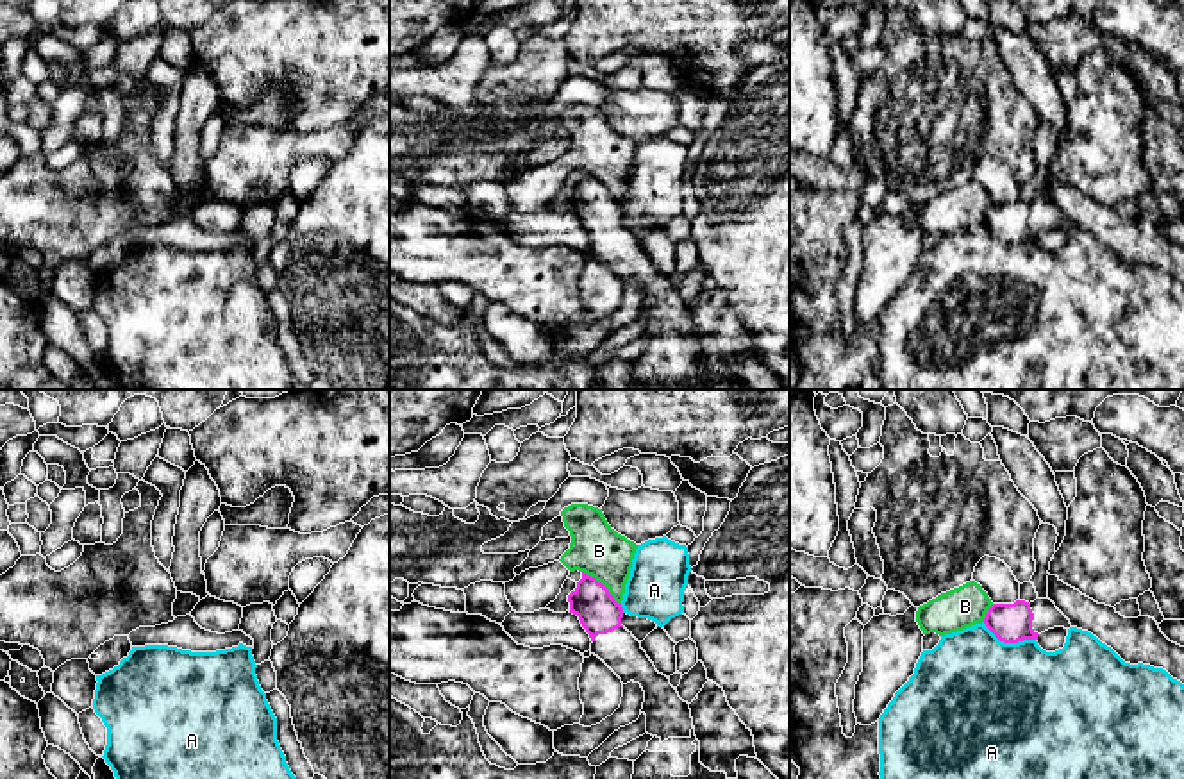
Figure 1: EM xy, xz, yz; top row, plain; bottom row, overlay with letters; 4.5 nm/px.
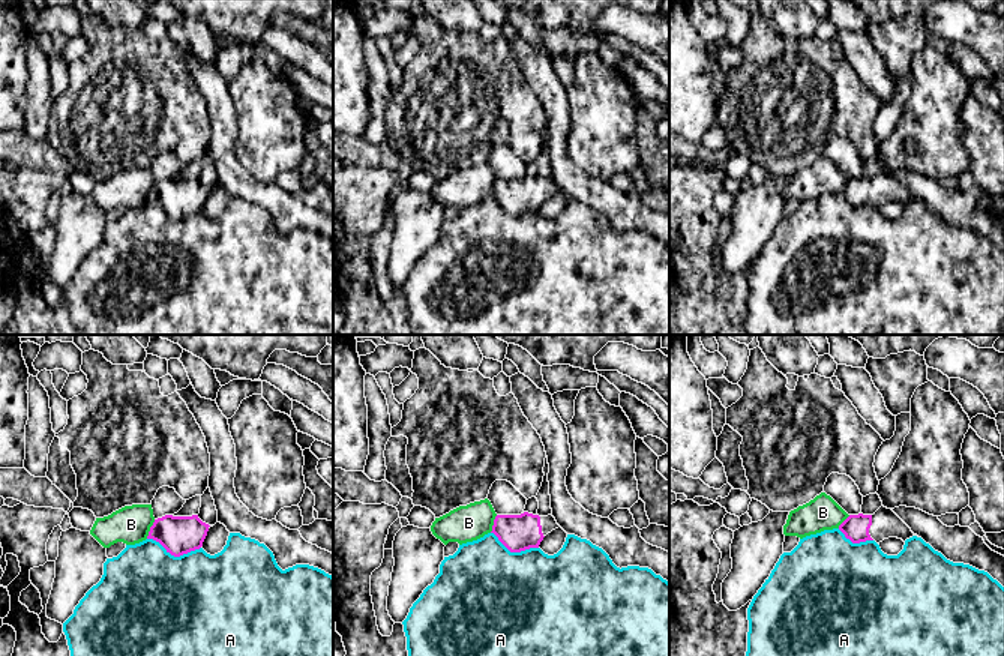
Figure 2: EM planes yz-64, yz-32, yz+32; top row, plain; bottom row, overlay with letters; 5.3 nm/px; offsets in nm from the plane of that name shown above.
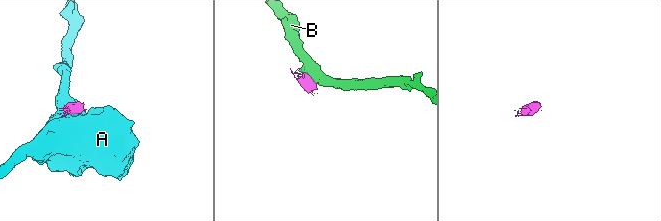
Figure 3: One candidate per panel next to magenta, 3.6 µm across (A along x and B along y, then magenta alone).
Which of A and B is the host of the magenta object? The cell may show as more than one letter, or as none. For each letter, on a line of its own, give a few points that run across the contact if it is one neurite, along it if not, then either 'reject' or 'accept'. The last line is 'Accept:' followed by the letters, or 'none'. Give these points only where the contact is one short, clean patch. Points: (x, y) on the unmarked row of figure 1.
A: reject
B: line xz (583, 170), (593, 175), (620, 204); reject
Accept: none

